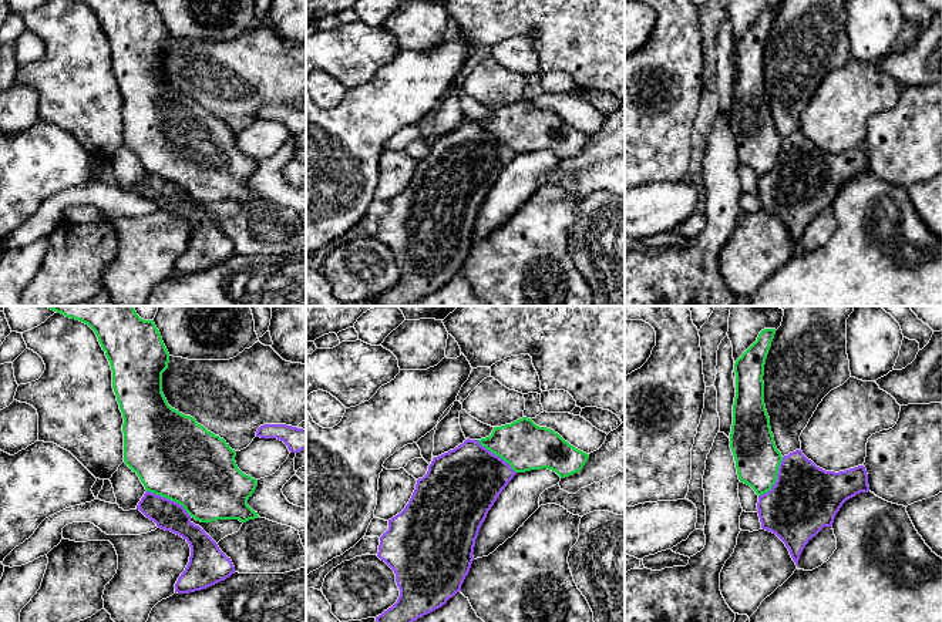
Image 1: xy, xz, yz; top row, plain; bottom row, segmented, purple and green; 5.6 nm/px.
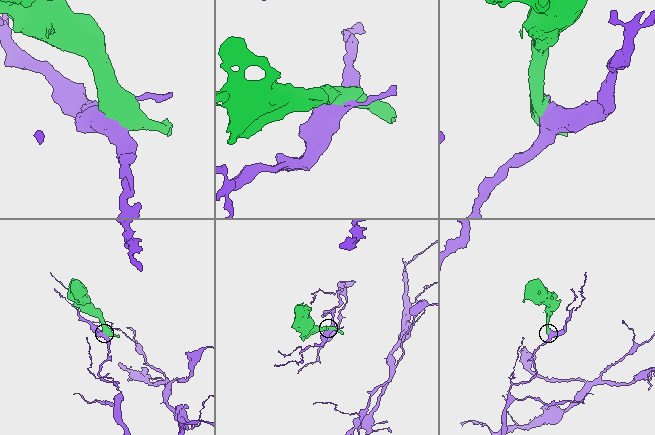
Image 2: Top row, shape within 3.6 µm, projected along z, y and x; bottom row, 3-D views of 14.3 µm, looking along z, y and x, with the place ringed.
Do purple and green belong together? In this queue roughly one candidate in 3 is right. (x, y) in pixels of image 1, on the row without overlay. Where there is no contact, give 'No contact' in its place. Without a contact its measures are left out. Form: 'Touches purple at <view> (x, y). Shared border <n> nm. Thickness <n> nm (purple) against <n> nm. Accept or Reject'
Touches purple at xy (170, 181). Shared border 300 nm. Thickness 170 nm (purple) against 460 nm. Reject

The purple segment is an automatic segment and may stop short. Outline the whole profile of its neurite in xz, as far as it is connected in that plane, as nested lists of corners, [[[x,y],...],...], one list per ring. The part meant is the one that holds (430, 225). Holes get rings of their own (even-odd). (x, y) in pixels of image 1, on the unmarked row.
[[[470,120],[454,131],[433,139],[427,155],[417,161],[406,189],[388,201],[388,211],[380,218],[377,238],[394,252],[400,278],[391,289],[376,297],[377,306],[411,306],[418,299],[445,286],[461,272],[474,242],[472,235],[480,209],[515,155],[508,144],[482,128],[480,122]]]

